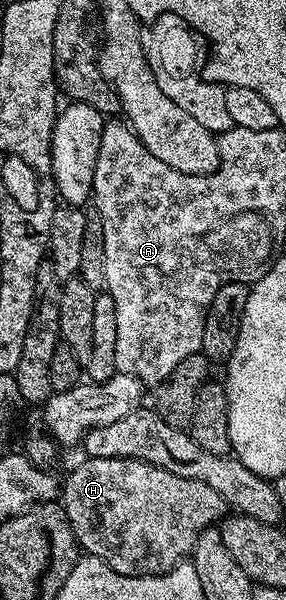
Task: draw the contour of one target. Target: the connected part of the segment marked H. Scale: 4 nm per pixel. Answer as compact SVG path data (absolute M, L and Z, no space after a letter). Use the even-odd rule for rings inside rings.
M85 457L84 462L80 462L65 477L62 482L62 505L66 512L66 520L70 520L70 528L76 537L77 547L85 555L99 558L101 562L119 574L128 574L132 578L147 576L149 574L165 574L167 570L173 570L179 562L185 561L191 555L194 544L198 536L204 530L215 527L220 519L225 517L226 507L222 496L214 492L214 488L209 488L198 480L186 480L182 476L174 476L174 472L166 472L149 462L134 460L133 458L89 458Z

